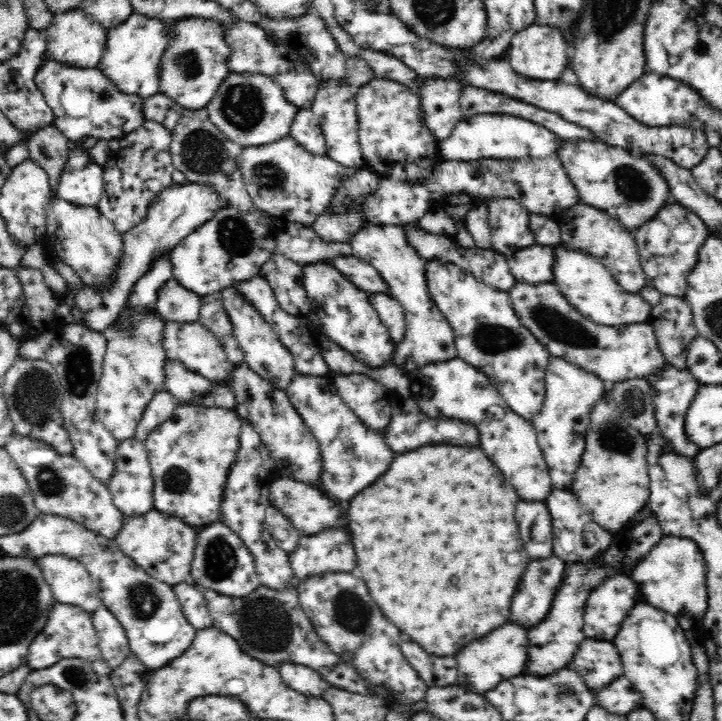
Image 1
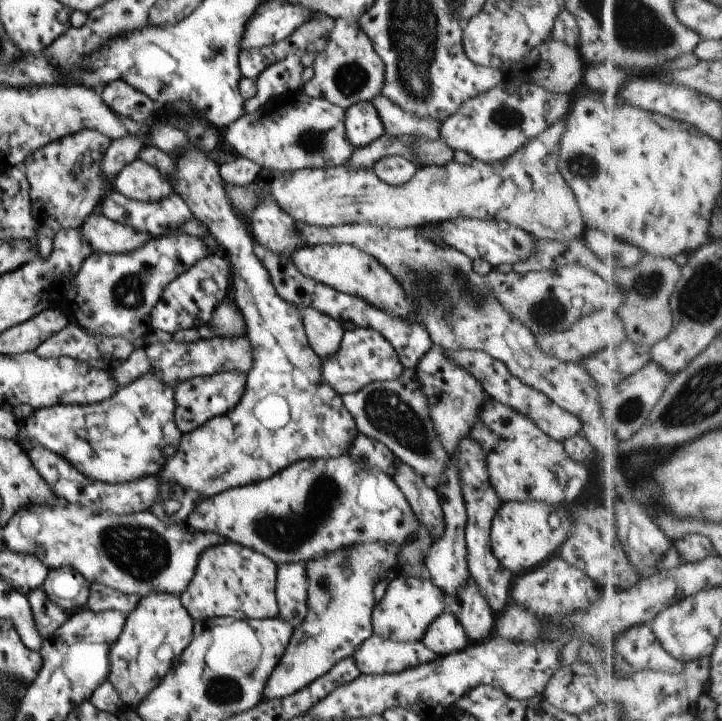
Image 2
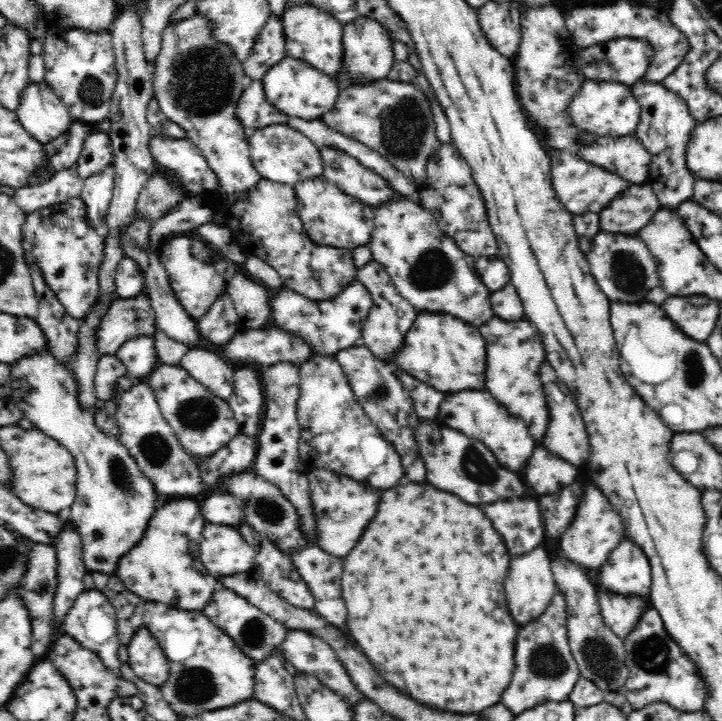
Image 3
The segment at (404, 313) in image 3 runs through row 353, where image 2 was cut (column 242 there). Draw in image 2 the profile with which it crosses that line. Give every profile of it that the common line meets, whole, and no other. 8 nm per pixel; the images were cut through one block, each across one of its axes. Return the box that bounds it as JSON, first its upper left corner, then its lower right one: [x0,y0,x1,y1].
[174,370,247,433]

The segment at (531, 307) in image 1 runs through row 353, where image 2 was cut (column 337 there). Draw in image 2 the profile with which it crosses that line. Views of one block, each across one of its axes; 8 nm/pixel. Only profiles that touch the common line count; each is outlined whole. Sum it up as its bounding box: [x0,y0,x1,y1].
[263,542,401,700]

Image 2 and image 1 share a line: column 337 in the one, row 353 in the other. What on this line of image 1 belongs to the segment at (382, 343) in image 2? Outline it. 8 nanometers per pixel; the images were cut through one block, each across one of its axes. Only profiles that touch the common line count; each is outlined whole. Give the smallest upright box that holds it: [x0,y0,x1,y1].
[301,263,393,367]

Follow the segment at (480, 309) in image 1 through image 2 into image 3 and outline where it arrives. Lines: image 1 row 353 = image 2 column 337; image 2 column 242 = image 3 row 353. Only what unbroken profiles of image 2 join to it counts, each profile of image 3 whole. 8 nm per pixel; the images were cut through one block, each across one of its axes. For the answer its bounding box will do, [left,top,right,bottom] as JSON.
[479,315,548,440]

